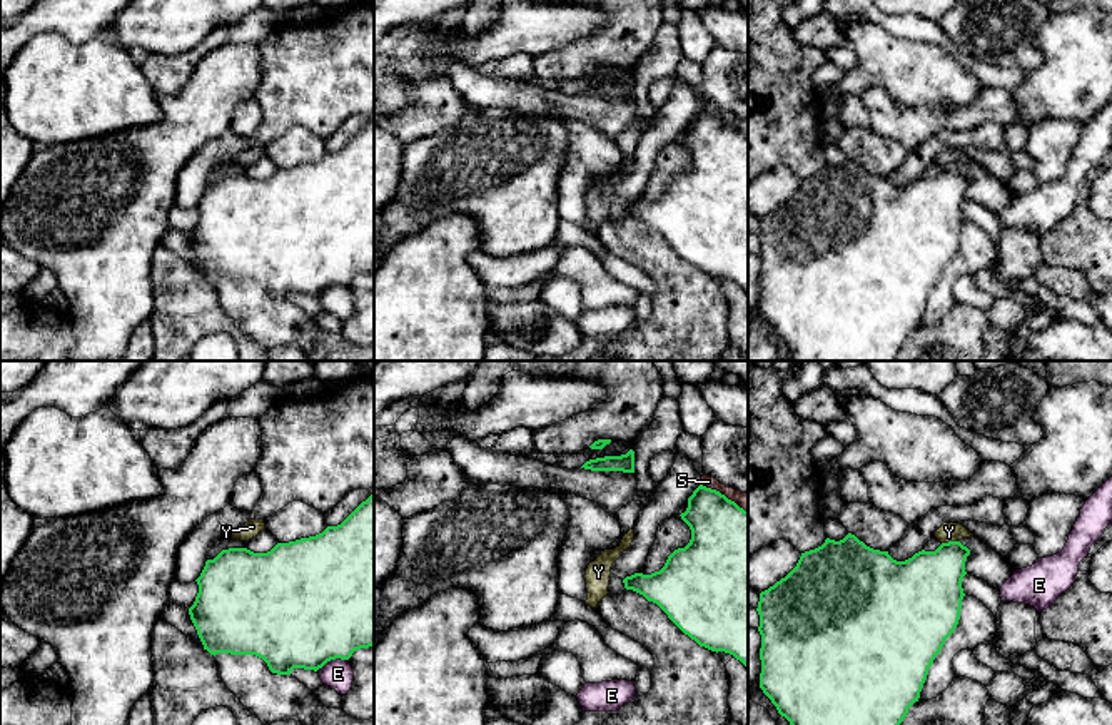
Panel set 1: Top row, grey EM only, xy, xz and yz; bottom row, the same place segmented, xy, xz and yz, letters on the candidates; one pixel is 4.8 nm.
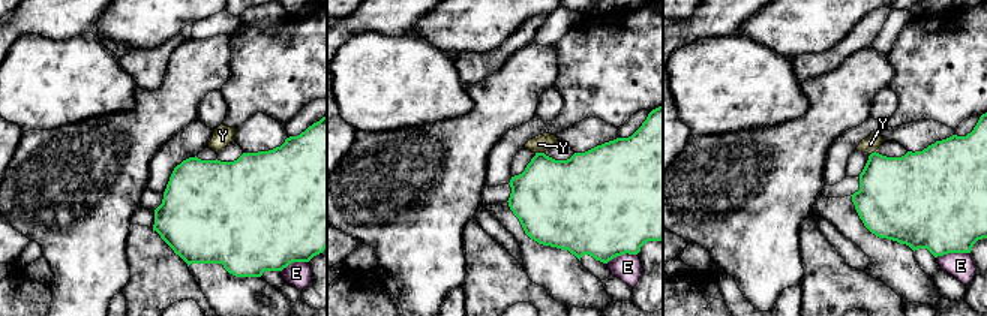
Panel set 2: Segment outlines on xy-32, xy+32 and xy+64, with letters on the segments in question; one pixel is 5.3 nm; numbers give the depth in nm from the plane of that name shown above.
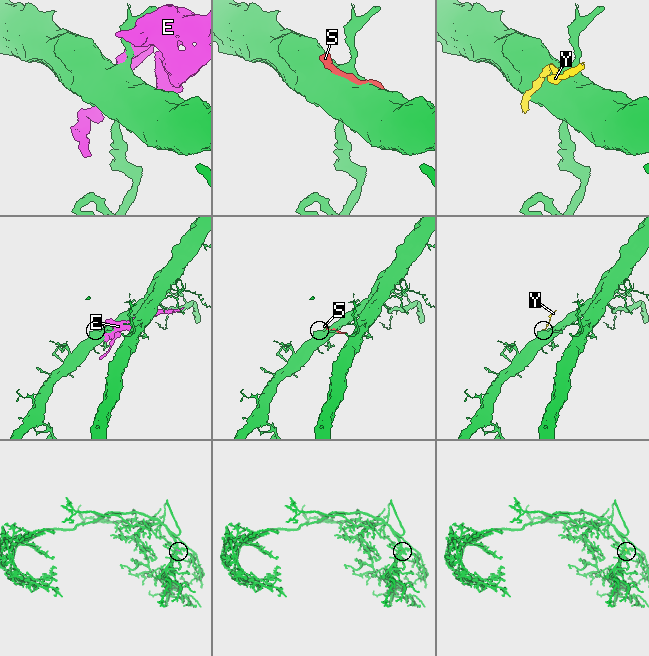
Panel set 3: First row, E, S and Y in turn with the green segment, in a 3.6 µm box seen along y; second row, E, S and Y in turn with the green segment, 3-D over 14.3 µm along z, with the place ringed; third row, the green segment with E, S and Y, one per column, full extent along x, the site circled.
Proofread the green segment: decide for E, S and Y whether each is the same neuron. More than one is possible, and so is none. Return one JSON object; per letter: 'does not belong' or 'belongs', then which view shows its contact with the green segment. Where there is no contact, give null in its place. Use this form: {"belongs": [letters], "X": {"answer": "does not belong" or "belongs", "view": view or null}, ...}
{"belongs": [], "E": {"answer": "does not belong", "view": "xy"}, "S": {"answer": "does not belong", "view": "xz"}, "Y": {"answer": "does not belong", "view": "yz"}}

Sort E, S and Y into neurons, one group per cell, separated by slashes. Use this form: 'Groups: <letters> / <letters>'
Groups: E / S / Y

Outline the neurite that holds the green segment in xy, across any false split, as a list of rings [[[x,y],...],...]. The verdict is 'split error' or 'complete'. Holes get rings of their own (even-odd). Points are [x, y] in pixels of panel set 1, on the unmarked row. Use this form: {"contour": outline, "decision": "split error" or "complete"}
{"contour": [[[374,119],[341,150],[316,162],[277,169],[267,179],[222,175],[205,187],[195,207],[199,219],[189,241],[210,281],[255,281],[277,301],[291,301],[294,294],[317,297],[331,286],[349,286],[356,276],[374,271]]], "decision": "complete"}

